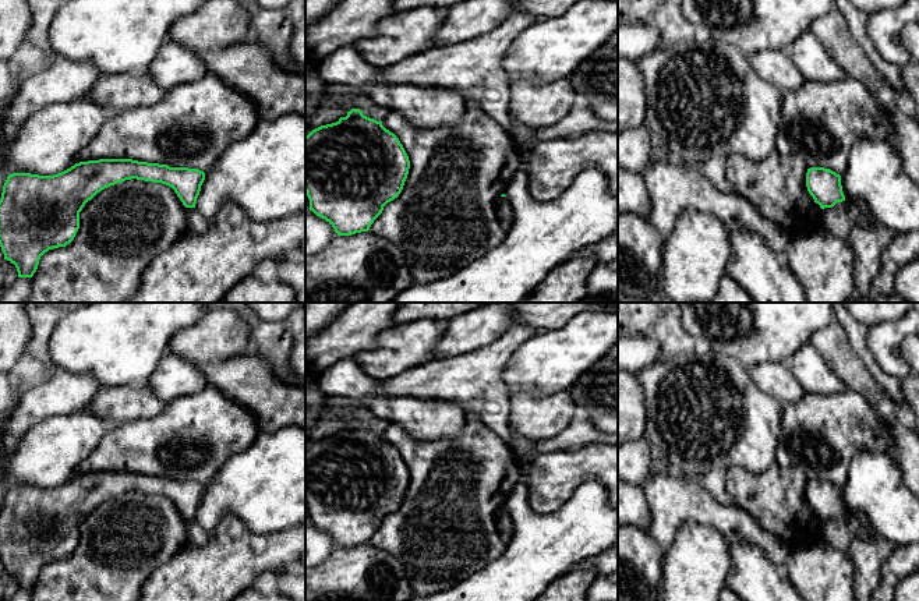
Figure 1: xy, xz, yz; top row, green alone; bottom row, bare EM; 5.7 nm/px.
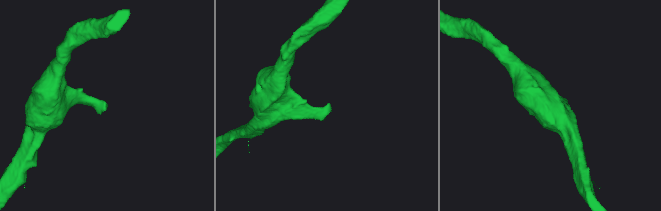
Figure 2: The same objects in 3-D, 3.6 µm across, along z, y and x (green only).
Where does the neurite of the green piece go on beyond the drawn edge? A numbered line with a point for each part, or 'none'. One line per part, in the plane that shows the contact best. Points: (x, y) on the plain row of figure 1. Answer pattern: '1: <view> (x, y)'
none

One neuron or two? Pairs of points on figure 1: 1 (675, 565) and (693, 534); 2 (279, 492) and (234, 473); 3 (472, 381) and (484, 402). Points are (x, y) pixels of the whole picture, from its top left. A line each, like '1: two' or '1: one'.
1: one
2: one
3: one

